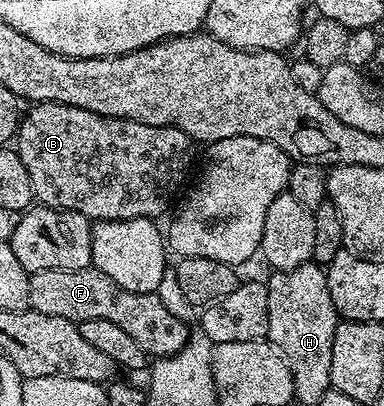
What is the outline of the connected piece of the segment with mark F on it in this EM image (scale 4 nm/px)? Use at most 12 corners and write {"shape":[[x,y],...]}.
{"shape":[[94,267],[32,273],[36,313],[109,319],[151,359],[189,344],[156,292]]}

